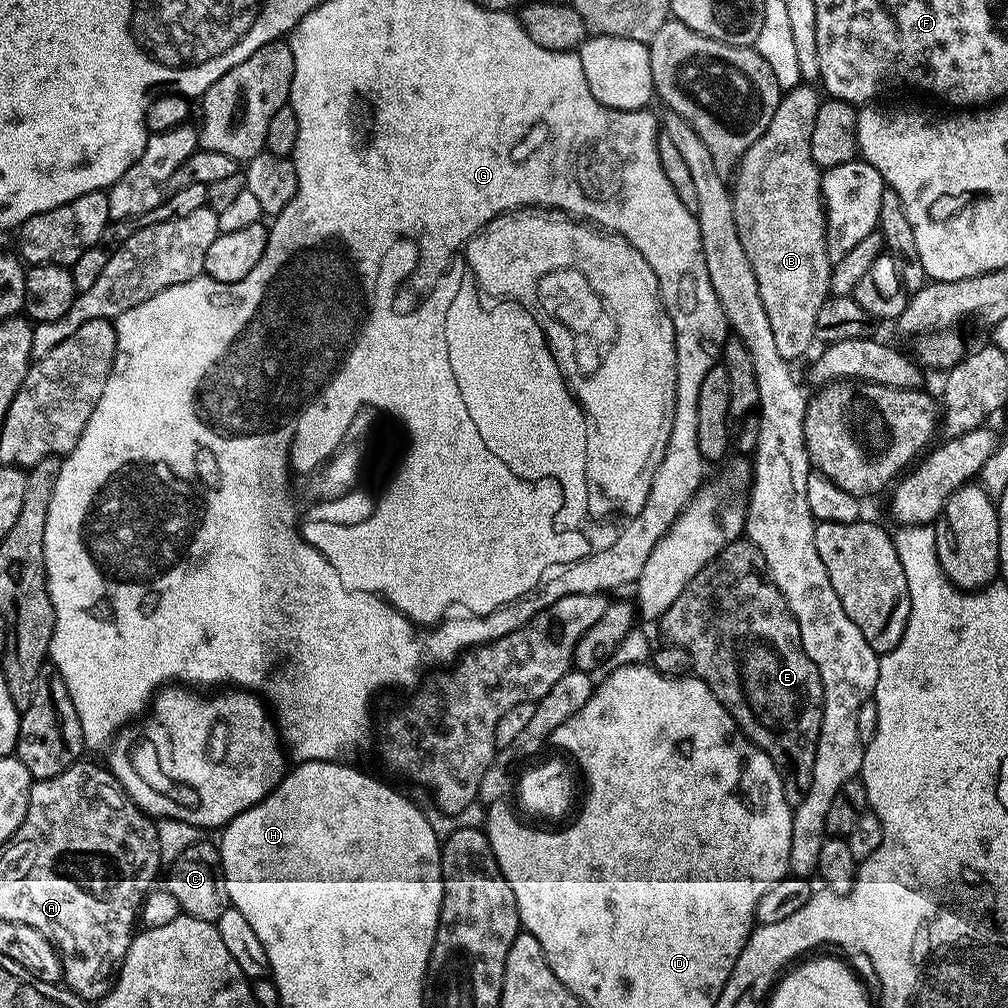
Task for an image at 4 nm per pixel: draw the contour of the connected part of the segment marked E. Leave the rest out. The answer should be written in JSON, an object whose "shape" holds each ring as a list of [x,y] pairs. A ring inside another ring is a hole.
{"shape":[[[747,538],[733,540],[705,568],[698,570],[698,574],[694,574],[694,578],[690,578],[686,590],[682,590],[682,594],[678,594],[678,598],[674,598],[670,610],[666,610],[666,614],[660,616],[658,627],[660,627],[660,632],[664,635],[663,639],[667,643],[682,646],[682,650],[686,650],[690,654],[690,658],[692,659],[692,672],[699,679],[706,681],[712,693],[728,707],[728,713],[739,724],[741,732],[745,733],[753,744],[756,744],[774,761],[776,768],[780,770],[784,797],[789,807],[795,808],[800,805],[809,792],[810,782],[813,780],[813,764],[814,758],[816,757],[816,747],[818,746],[818,734],[822,726],[824,691],[822,690],[820,675],[818,674],[818,666],[814,666],[814,662],[810,662],[810,658],[802,646],[798,622],[794,618],[794,614],[790,610],[786,598],[780,593],[778,586],[772,581],[765,569],[762,550],[758,550],[758,546],[754,546],[751,540]]]}

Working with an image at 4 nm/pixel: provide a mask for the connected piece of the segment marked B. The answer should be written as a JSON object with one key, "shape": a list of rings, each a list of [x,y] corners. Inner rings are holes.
{"shape":[[[801,82],[788,91],[785,91],[780,97],[780,105],[770,118],[770,126],[746,150],[746,154],[737,164],[734,175],[730,180],[730,191],[732,194],[732,205],[734,206],[734,226],[738,226],[738,238],[742,238],[742,250],[746,250],[746,258],[750,258],[750,266],[754,266],[754,278],[758,278],[758,294],[762,294],[762,306],[766,306],[766,318],[770,318],[770,326],[774,333],[774,342],[778,346],[778,354],[790,362],[796,362],[799,356],[804,356],[808,352],[808,347],[814,344],[816,340],[816,331],[814,322],[818,322],[818,310],[822,310],[822,302],[826,302],[830,295],[828,283],[832,277],[833,261],[828,258],[828,247],[826,246],[826,222],[824,221],[824,202],[820,199],[820,177],[822,170],[814,162],[810,154],[810,134],[814,134],[814,117],[818,114],[822,96],[819,91],[815,92],[813,85],[808,82]]]}

